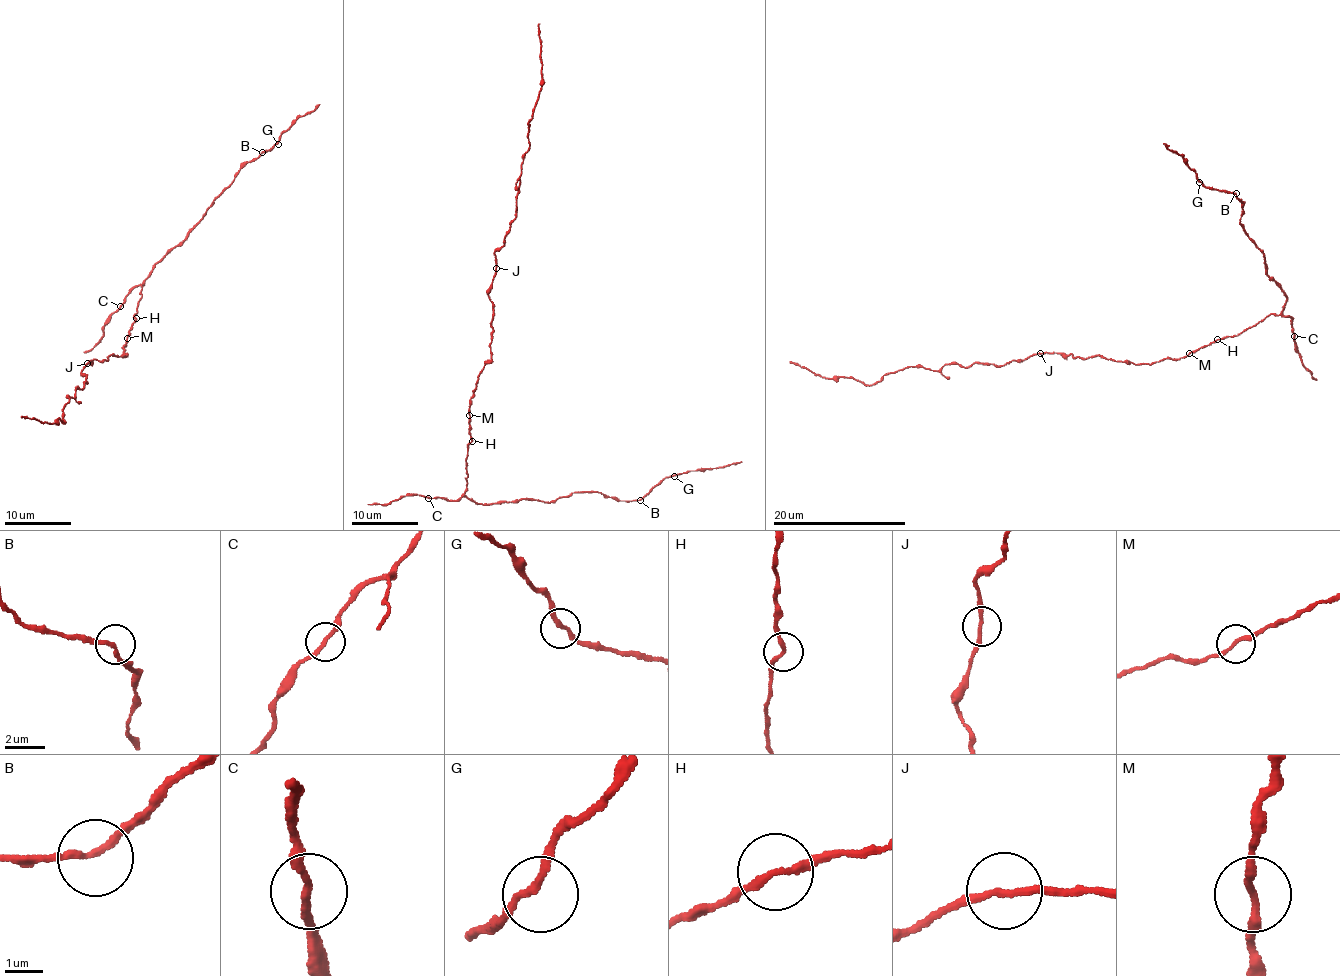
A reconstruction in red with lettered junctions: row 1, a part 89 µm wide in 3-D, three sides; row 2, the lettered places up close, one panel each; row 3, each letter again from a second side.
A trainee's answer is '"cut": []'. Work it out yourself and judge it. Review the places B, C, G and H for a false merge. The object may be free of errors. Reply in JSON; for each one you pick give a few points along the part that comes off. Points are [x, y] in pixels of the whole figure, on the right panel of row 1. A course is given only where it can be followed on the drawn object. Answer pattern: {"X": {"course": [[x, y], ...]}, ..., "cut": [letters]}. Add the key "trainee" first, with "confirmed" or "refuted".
{"trainee": "confirmed", "cut": []}

